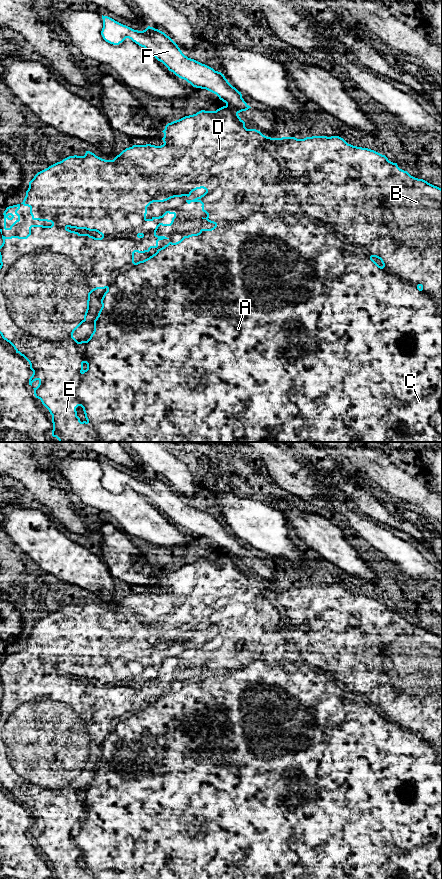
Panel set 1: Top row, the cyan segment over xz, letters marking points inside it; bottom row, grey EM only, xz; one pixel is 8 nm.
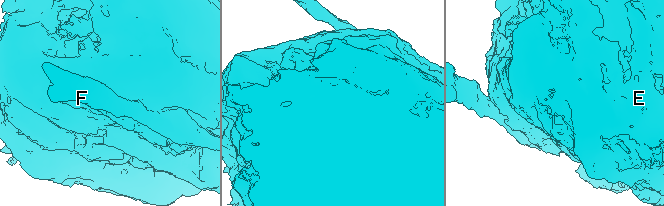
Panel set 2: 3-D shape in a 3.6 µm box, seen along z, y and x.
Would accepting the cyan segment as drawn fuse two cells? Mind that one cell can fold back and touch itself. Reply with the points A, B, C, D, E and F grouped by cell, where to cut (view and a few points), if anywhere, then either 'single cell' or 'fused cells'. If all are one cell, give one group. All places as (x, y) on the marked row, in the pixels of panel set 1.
groups A B C D E / F; cut xz (226, 104), (238, 112); fused cells

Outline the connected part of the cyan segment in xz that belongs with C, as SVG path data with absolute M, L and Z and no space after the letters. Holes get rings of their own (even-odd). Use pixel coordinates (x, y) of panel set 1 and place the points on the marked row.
M226 105L226 106L223 106L223 107L221 107L221 108L219 108L219 109L217 109L217 110L216 110L216 111L205 111L205 110L201 110L201 111L199 111L199 112L197 112L197 113L196 113L196 114L193 114L193 115L189 115L189 116L185 116L185 117L183 117L183 118L181 118L181 119L179 119L179 120L176 120L176 121L173 121L173 122L171 122L171 123L168 123L168 124L167 124L167 125L166 125L166 126L165 126L165 129L164 129L164 130L163 130L163 131L162 131L162 132L163 132L163 133L164 133L164 137L163 137L163 138L162 138L162 140L163 140L163 142L164 142L164 144L163 144L163 145L161 145L161 146L155 146L155 145L151 145L151 144L146 144L146 145L133 145L133 146L132 146L132 147L129 147L129 148L126 148L126 149L125 149L125 150L123 150L123 151L122 151L122 152L121 152L121 153L120 153L120 154L119 154L119 155L117 155L117 156L116 156L116 157L115 157L115 158L114 158L114 159L113 159L113 160L105 160L105 159L102 159L102 158L100 158L100 157L98 157L98 156L96 156L96 155L95 155L95 154L94 154L94 153L92 153L92 152L90 152L90 151L86 151L86 153L85 153L85 155L84 155L84 156L77 156L77 155L74 155L74 156L69 156L69 157L67 157L67 158L65 158L65 159L63 159L63 160L62 160L62 161L60 161L60 162L57 162L57 163L55 163L55 164L53 164L53 165L51 165L51 166L49 166L49 167L48 167L48 168L46 168L46 169L44 169L44 170L42 170L42 171L40 171L40 172L38 172L38 173L37 173L37 174L36 174L36 175L35 175L35 176L34 176L34 178L33 178L33 179L32 179L32 180L31 180L31 181L30 181L30 182L29 182L29 188L28 188L28 190L27 190L27 191L26 191L26 196L25 196L25 198L24 198L24 200L23 200L23 202L22 202L22 203L21 203L21 204L23 204L23 205L24 205L24 206L28 206L28 207L29 207L29 208L30 208L30 214L31 214L31 216L32 216L32 219L33 219L33 220L39 220L39 221L47 221L47 222L51 222L51 223L52 223L52 225L51 225L51 226L43 226L43 225L31 225L31 226L30 226L30 227L29 227L29 234L28 234L28 235L27 235L27 236L26 236L26 237L19 237L19 236L11 236L11 237L5 237L5 236L3 236L3 235L2 235L2 239L3 239L3 243L2 243L2 245L1 245L1 246L0 246L0 263L1 263L1 265L0 265L0 334L1 334L1 336L2 336L2 338L3 338L3 339L4 339L4 340L6 340L6 341L7 341L7 342L9 342L9 343L10 343L10 344L11 344L11 345L12 345L12 346L13 346L13 347L14 347L14 349L15 349L15 350L16 350L16 353L19 353L19 354L20 354L20 355L21 355L21 356L23 356L23 357L24 357L24 358L25 358L25 359L26 359L26 360L27 360L27 361L28 361L28 362L29 362L29 364L30 364L30 369L31 369L31 370L32 370L32 371L33 371L33 374L32 374L32 376L31 376L31 377L30 377L30 379L29 379L29 385L31 385L31 386L32 386L32 383L33 383L33 382L34 382L34 381L36 381L36 380L38 380L38 381L39 381L39 384L38 384L38 386L37 386L37 387L36 387L36 388L33 388L33 389L34 389L34 395L35 395L35 397L36 397L36 398L38 398L38 399L40 399L40 400L41 400L41 402L42 402L42 404L43 404L43 405L44 405L44 406L45 406L45 407L46 407L46 408L47 408L47 409L48 409L48 410L49 410L49 412L50 412L50 414L51 414L51 415L52 415L52 423L53 423L53 430L52 430L52 436L53 436L53 437L56 437L56 438L57 438L57 439L58 439L58 440L59 440L59 442L442 442L442 189L441 189L441 188L439 188L439 187L437 187L437 186L434 186L434 185L432 185L432 184L430 184L430 183L428 183L428 182L427 182L427 181L425 181L425 180L423 180L423 179L418 179L418 178L415 178L415 177L413 177L413 176L411 176L411 175L410 175L410 174L409 174L409 173L408 173L408 172L407 172L407 171L404 171L404 170L402 170L402 169L400 169L400 168L399 168L399 167L398 167L398 165L397 165L397 163L393 163L393 162L391 162L391 161L389 161L389 160L388 160L388 158L387 158L387 157L386 157L386 156L385 156L385 155L382 155L382 154L380 154L380 153L378 153L378 152L376 152L376 151L374 151L374 150L371 150L371 149L368 149L368 148L362 148L362 147L357 147L357 146L353 146L353 145L351 145L351 144L348 144L348 143L347 143L347 142L346 142L346 141L345 141L345 140L344 140L344 139L343 139L343 138L341 138L341 137L339 137L339 136L331 136L331 137L327 137L327 136L312 136L312 137L306 137L306 138L304 138L304 139L297 139L297 138L295 138L295 137L282 137L282 138L271 138L271 137L267 137L267 136L265 136L265 135L263 135L263 134L262 134L262 133L261 133L261 132L260 132L260 131L258 131L258 130L256 130L256 129L247 129L247 128L246 128L246 127L245 127L245 122L244 122L244 121L243 121L243 120L242 120L242 119L241 119L241 118L240 118L240 117L239 117L239 115L238 115L238 112L236 112L236 111L235 111L235 110L234 110L234 109L232 109L232 108L231 108L231 107L228 107L228 106L227 106L227 105ZM201 188L203 188L203 189L205 189L205 190L206 190L206 192L205 192L205 193L204 193L204 194L203 194L203 195L201 195L201 196L200 196L200 197L197 197L197 198L195 198L195 199L193 199L193 200L186 200L186 202L187 202L187 203L188 203L188 204L190 204L190 203L191 203L191 202L200 202L200 203L201 203L201 204L202 204L202 206L201 206L201 207L202 207L202 211L203 211L203 212L205 212L205 213L206 213L206 214L207 214L207 217L206 217L206 218L203 218L203 217L202 217L202 219L206 219L206 220L207 220L207 221L208 221L208 222L210 222L210 223L213 223L213 224L214 224L214 225L215 225L215 226L214 226L214 227L213 227L213 228L211 228L211 229L201 229L201 230L200 230L200 232L199 232L199 233L197 233L197 234L191 234L191 235L188 235L188 236L184 236L184 237L183 237L183 238L182 238L182 239L181 239L181 240L180 240L180 241L178 241L178 242L176 242L176 243L172 243L172 242L169 242L169 243L168 243L168 244L167 244L167 245L165 245L165 246L164 246L164 247L162 247L162 248L160 248L160 249L158 249L158 250L157 250L157 252L156 252L156 253L155 253L155 254L153 254L153 255L152 255L152 256L150 256L150 257L149 257L149 258L147 258L147 259L145 259L145 260L143 260L143 261L139 261L139 262L137 262L137 263L135 263L135 262L134 262L134 253L135 253L135 252L138 252L138 253L145 253L145 252L149 252L149 251L150 251L150 249L151 249L151 248L157 248L157 247L158 247L158 241L159 241L159 240L163 240L163 239L169 239L169 238L167 238L167 237L165 237L165 236L158 236L158 235L157 235L157 234L156 234L156 231L157 231L157 229L158 229L158 227L159 227L159 226L160 226L160 225L162 225L162 226L171 226L171 225L172 225L172 224L173 224L173 222L174 222L174 219L175 219L175 218L176 218L176 213L175 213L175 212L170 212L170 211L166 211L166 212L165 212L165 213L164 213L164 214L163 214L163 215L162 215L162 216L159 216L159 217L152 217L152 218L151 218L151 219L147 219L147 218L146 218L146 214L147 214L147 207L148 207L148 206L149 206L149 205L150 205L150 204L151 204L151 203L153 203L153 202L164 202L164 201L167 201L167 200L169 200L169 199L171 199L171 198L174 198L174 197L182 197L182 196L187 196L187 197L189 197L189 196L190 196L190 195L191 195L191 193L192 193L192 192L193 192L193 191L195 191L195 190L197 190L197 189L201 189ZM69 227L70 227L70 228L76 228L76 229L86 229L86 230L89 230L89 231L96 231L96 232L98 232L98 233L99 233L99 234L101 234L101 235L102 235L102 237L101 237L101 238L95 238L95 237L93 237L93 236L90 236L90 235L89 235L89 234L79 234L79 233L78 233L78 232L75 232L75 231L71 231L71 230L69 230L69 229L68 229L68 228L69 228ZM105 288L106 288L106 289L107 289L107 291L106 291L106 292L105 292L105 293L104 293L104 295L103 295L103 297L102 297L102 299L101 299L101 304L102 304L102 307L101 307L101 309L100 309L100 311L99 311L99 313L98 313L98 316L97 316L97 317L96 317L96 319L95 319L95 320L94 320L94 331L93 331L93 333L92 333L92 334L91 334L91 336L90 336L90 338L89 338L89 339L88 339L88 340L87 340L87 341L81 341L81 342L78 342L78 341L77 341L77 340L76 340L76 339L75 339L75 338L74 338L74 337L73 337L73 333L74 333L74 331L75 331L75 330L76 330L76 329L77 329L77 328L78 328L78 327L79 327L79 326L80 326L80 325L81 325L81 324L82 324L82 323L83 323L83 322L85 322L85 321L86 321L86 316L87 316L87 313L88 313L88 310L89 310L89 301L90 301L90 294L91 294L91 293L92 293L92 292L93 292L93 291L95 291L95 290L97 290L97 289L105 289ZM78 406L81 406L81 407L82 407L82 408L83 408L83 411L84 411L84 414L85 414L85 418L86 418L86 420L85 420L85 421L83 421L83 422L81 422L81 421L80 421L80 418L79 418L79 417L78 417L78 416L77 416L77 411L76 411L76 408L77 408L77 407L78 407Z

